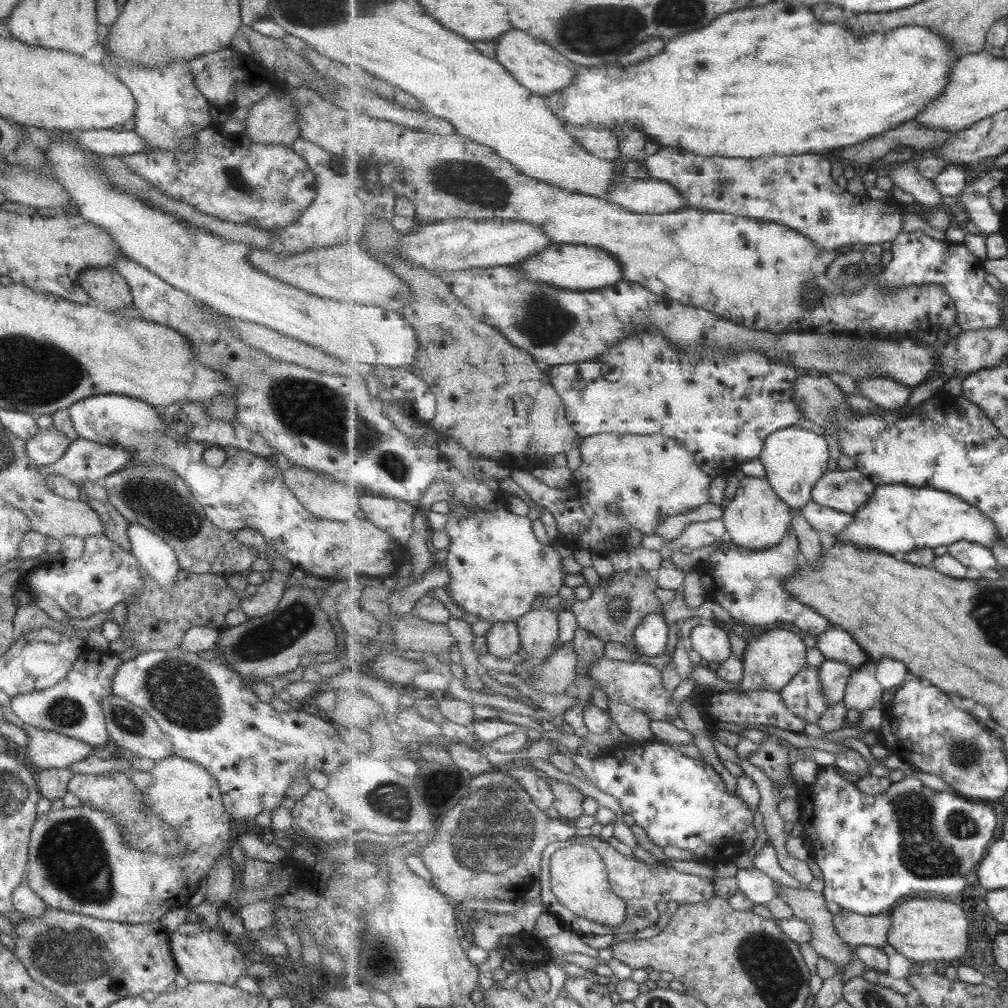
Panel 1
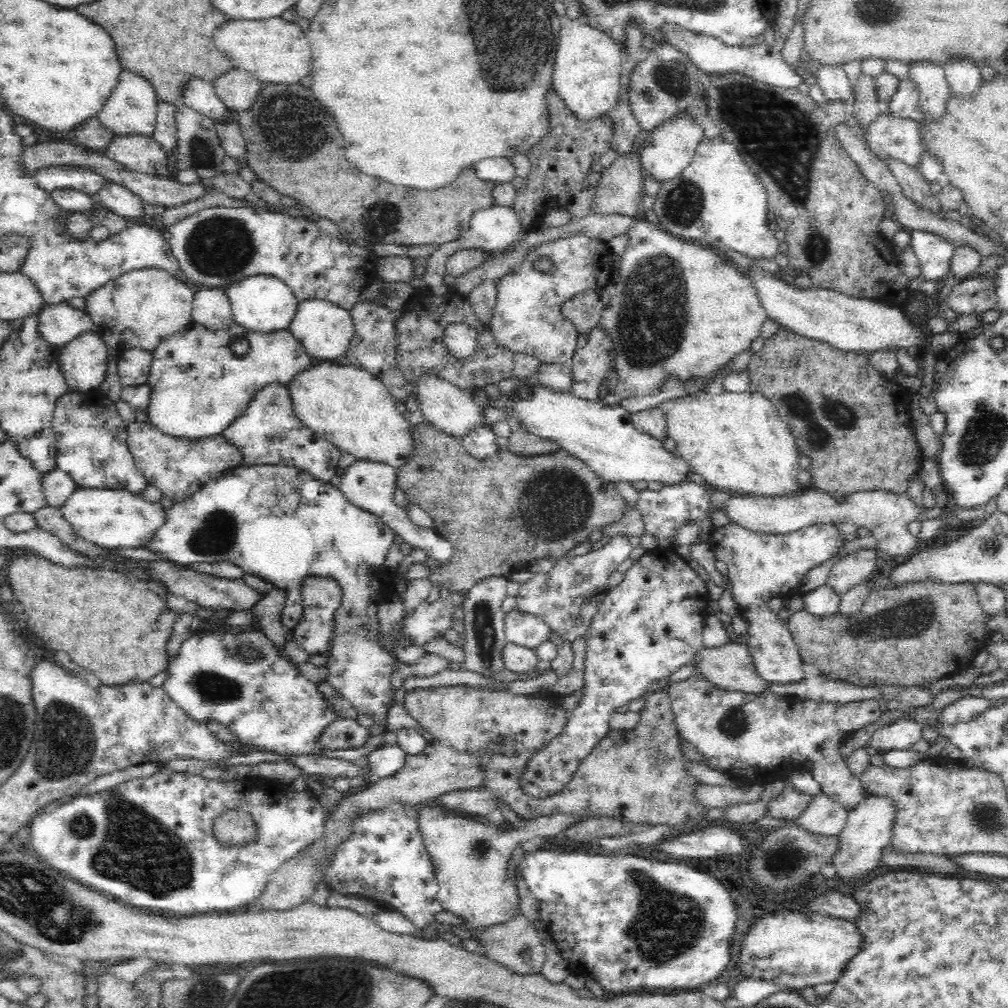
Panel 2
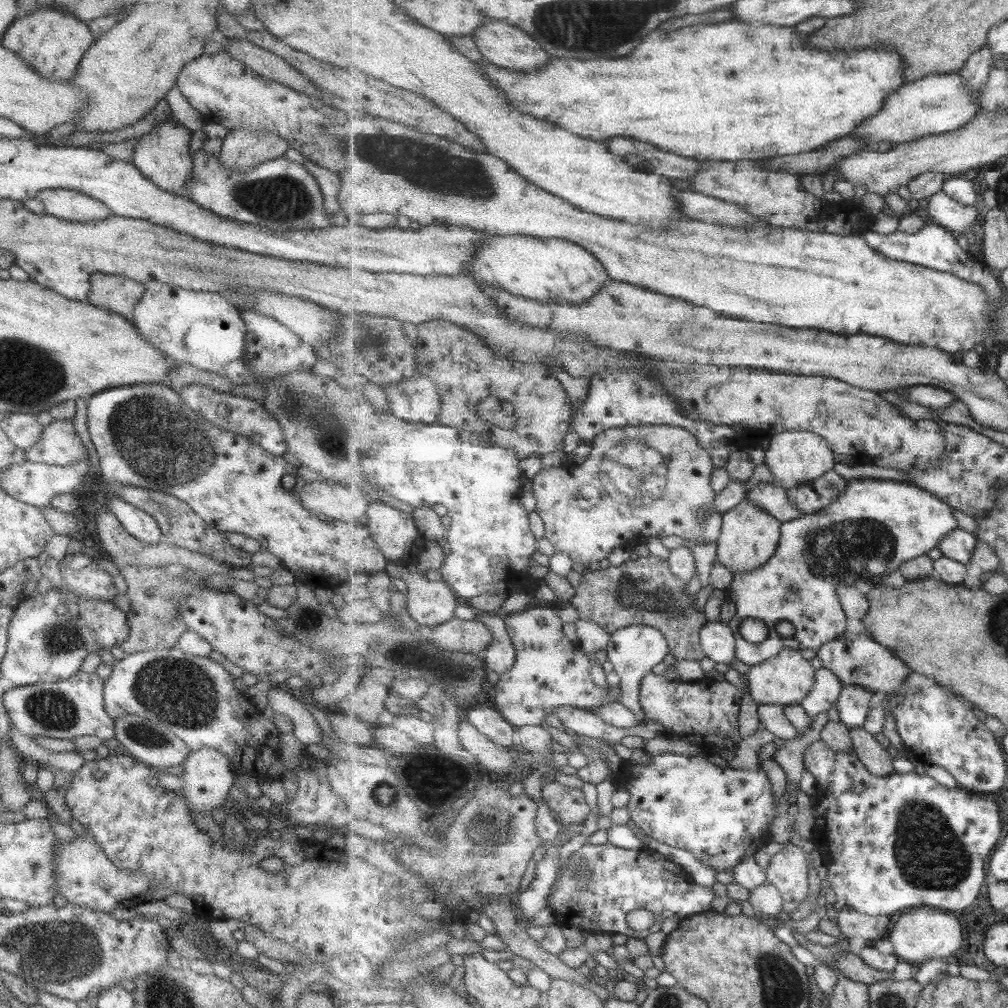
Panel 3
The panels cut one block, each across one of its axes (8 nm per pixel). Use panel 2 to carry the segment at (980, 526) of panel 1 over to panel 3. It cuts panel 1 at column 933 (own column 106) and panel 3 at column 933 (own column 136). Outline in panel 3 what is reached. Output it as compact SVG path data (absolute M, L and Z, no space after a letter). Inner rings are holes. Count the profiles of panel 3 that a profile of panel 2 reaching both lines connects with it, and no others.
M891 478L851 479L842 495L823 510L782 523L778 549L767 564L757 571L734 573L729 598L737 605L738 611L729 626L738 638L738 660L753 668L779 657L785 649L821 651L824 644L841 638L847 630L847 616L838 593L840 579L849 583L856 582L856 579L869 580L872 584L880 582L891 572L900 570L900 566L906 562L926 555L956 528L957 520L951 512L951 506L931 491L910 483L893 481ZM748 618L767 624L769 638L765 642L755 644L743 638L741 625ZM781 620L787 620L794 625L795 635L784 638L777 633L777 624Z

